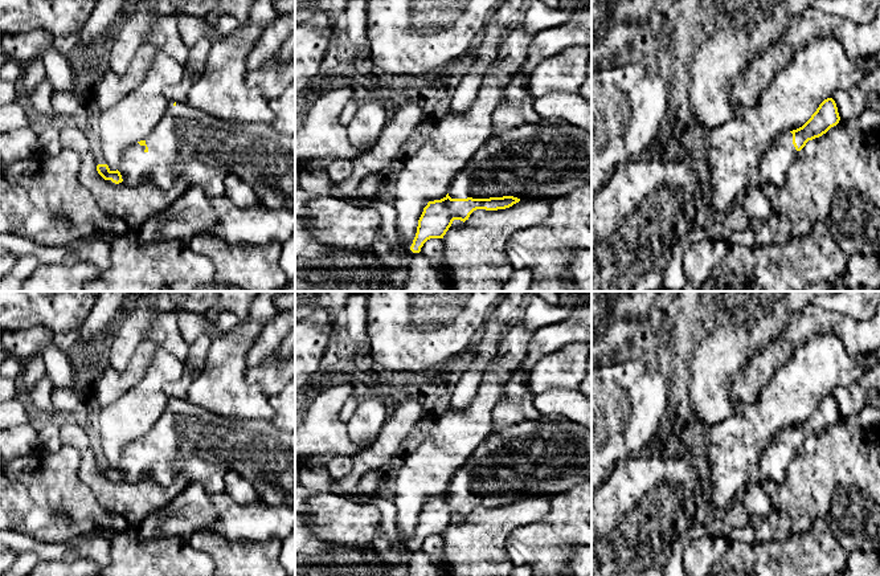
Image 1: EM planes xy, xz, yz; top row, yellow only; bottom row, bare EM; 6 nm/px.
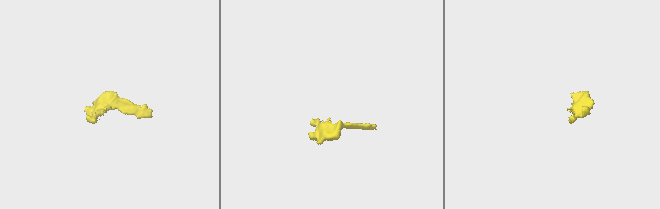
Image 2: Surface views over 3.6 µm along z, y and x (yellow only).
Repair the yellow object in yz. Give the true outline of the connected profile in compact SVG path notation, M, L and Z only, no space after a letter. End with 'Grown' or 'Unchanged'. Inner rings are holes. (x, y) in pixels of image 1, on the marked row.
M832 98L824 99L811 118L799 128L782 134L764 152L756 181L782 187L797 154L809 140L822 136L840 120Z. Grown

